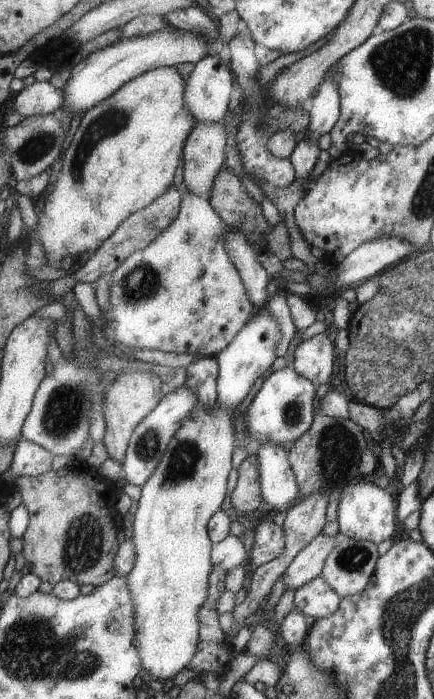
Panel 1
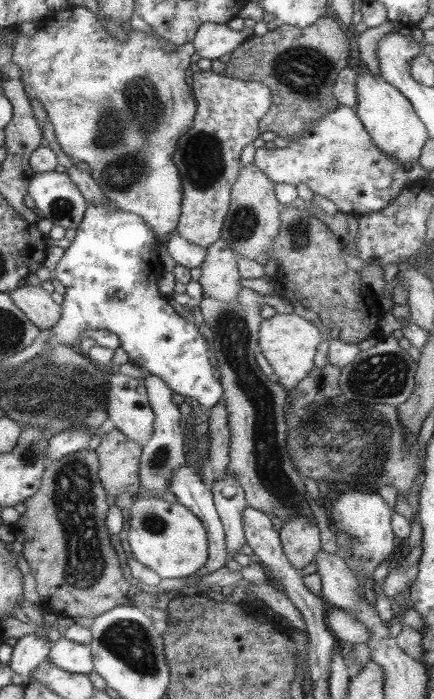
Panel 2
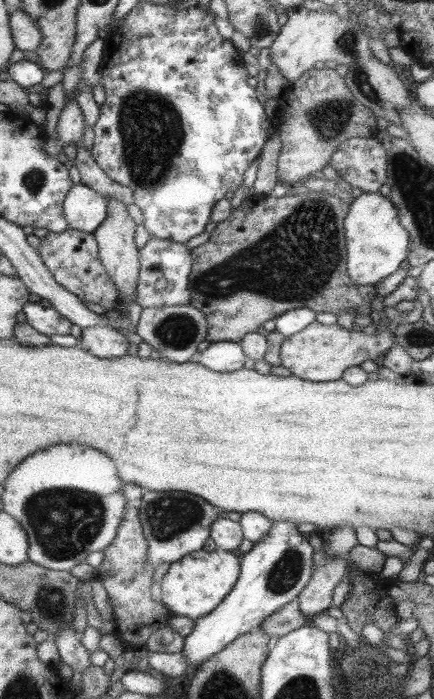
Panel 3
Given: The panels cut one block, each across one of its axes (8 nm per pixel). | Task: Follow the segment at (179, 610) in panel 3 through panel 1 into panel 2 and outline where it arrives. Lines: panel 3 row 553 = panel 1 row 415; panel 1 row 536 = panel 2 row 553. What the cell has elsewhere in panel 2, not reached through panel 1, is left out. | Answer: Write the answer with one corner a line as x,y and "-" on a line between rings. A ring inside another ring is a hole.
136,495
129,507
129,529
122,536
129,543
132,557
161,579
187,578
194,575
205,564
208,557
206,534
201,521
179,503
171,503
155,497

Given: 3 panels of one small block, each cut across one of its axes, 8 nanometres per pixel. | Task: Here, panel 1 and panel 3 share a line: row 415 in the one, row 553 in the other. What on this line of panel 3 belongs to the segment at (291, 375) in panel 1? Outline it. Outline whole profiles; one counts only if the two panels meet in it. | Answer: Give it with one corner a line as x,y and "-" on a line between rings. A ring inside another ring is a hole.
273,521
273,523
271,523
271,527
269,527
269,531
267,531
267,534
261,537
261,539
257,539
257,541
253,543
253,548
251,548
249,552
245,552
245,554
243,554
241,562
239,562
239,576
237,576
237,580
235,580
235,584
233,584
233,588
229,590
229,594
227,594
227,596
225,596
225,598
219,602
219,604
217,604
217,606
215,606
215,608
213,608
209,614
205,614
203,618
197,618
197,620
194,621
191,634
184,638
181,653
183,653
183,657
187,659
187,668
185,668
185,670
188,669
188,665
190,664
191,666
200,666
203,661
207,660
207,658
213,656
215,653
223,650
227,644
231,643
231,641
235,640
235,638
237,638
239,635
245,634
257,628
265,617
272,615
275,611
277,611
277,609
279,609
279,607
296,600
296,598
299,596
299,592
301,592
301,589
303,589
311,578
311,572
313,572
312,555
314,552
312,551
311,546
308,544
307,539
305,539
305,535
299,533
295,526
295,523
291,523
289,521

